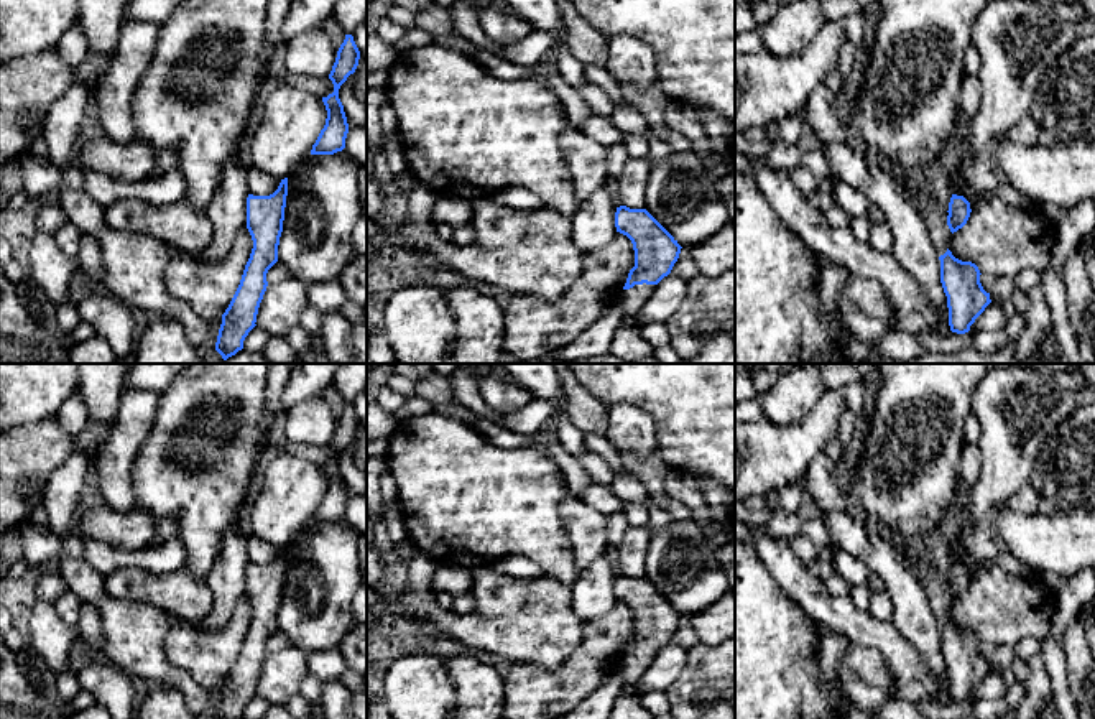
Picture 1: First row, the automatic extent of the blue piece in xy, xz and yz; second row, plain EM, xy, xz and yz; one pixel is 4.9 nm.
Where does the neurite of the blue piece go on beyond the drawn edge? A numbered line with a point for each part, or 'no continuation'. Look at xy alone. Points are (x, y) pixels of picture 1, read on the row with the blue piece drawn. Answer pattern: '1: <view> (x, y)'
no continuation

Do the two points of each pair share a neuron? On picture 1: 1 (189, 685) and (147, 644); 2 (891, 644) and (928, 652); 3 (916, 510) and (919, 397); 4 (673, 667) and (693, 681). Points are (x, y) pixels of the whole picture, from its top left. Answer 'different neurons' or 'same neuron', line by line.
1: same neuron
2: different neurons
3: same neuron
4: different neurons

